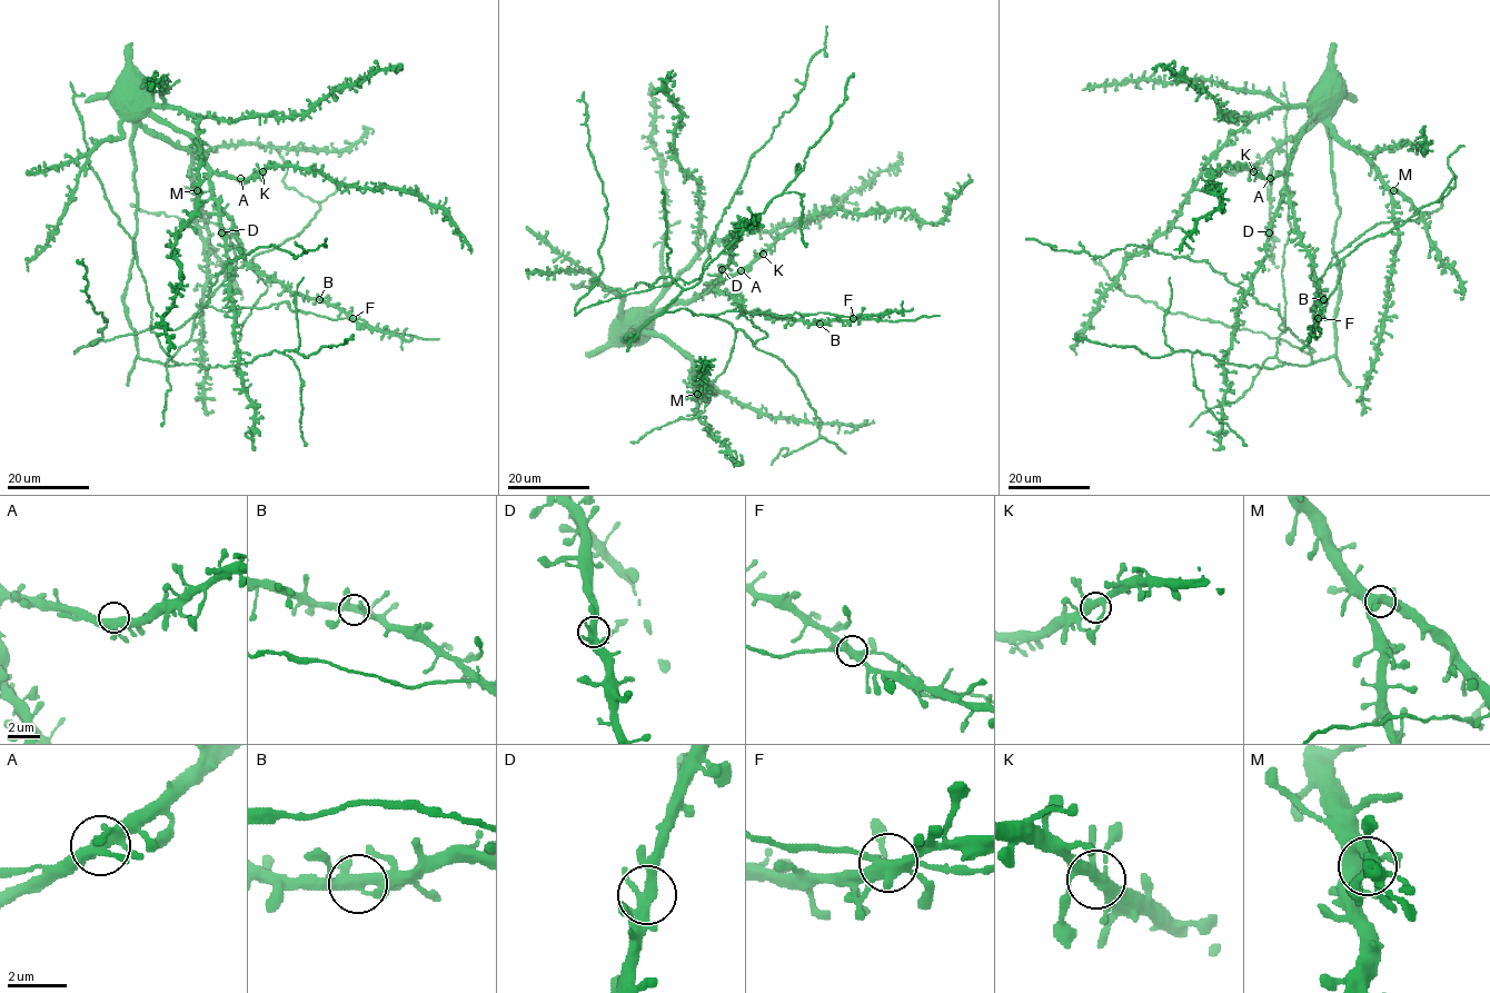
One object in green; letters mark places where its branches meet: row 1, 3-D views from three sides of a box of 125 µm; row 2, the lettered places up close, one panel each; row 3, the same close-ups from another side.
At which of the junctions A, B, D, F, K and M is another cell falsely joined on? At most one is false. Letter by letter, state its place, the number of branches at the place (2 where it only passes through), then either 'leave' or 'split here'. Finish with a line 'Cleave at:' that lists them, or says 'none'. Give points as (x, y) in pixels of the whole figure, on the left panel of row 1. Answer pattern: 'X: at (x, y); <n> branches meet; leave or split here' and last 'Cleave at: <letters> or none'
A: at (240, 178); 5 branches meet; leave
B: at (319, 299); 5 branches meet; leave
D: at (221, 232); 5 branches meet; leave
F: at (353, 318); 6 branches meet; leave
K: at (262, 171); 6 branches meet; leave
M: at (197, 190); 5 branches meet; leave
Cleave at: none

